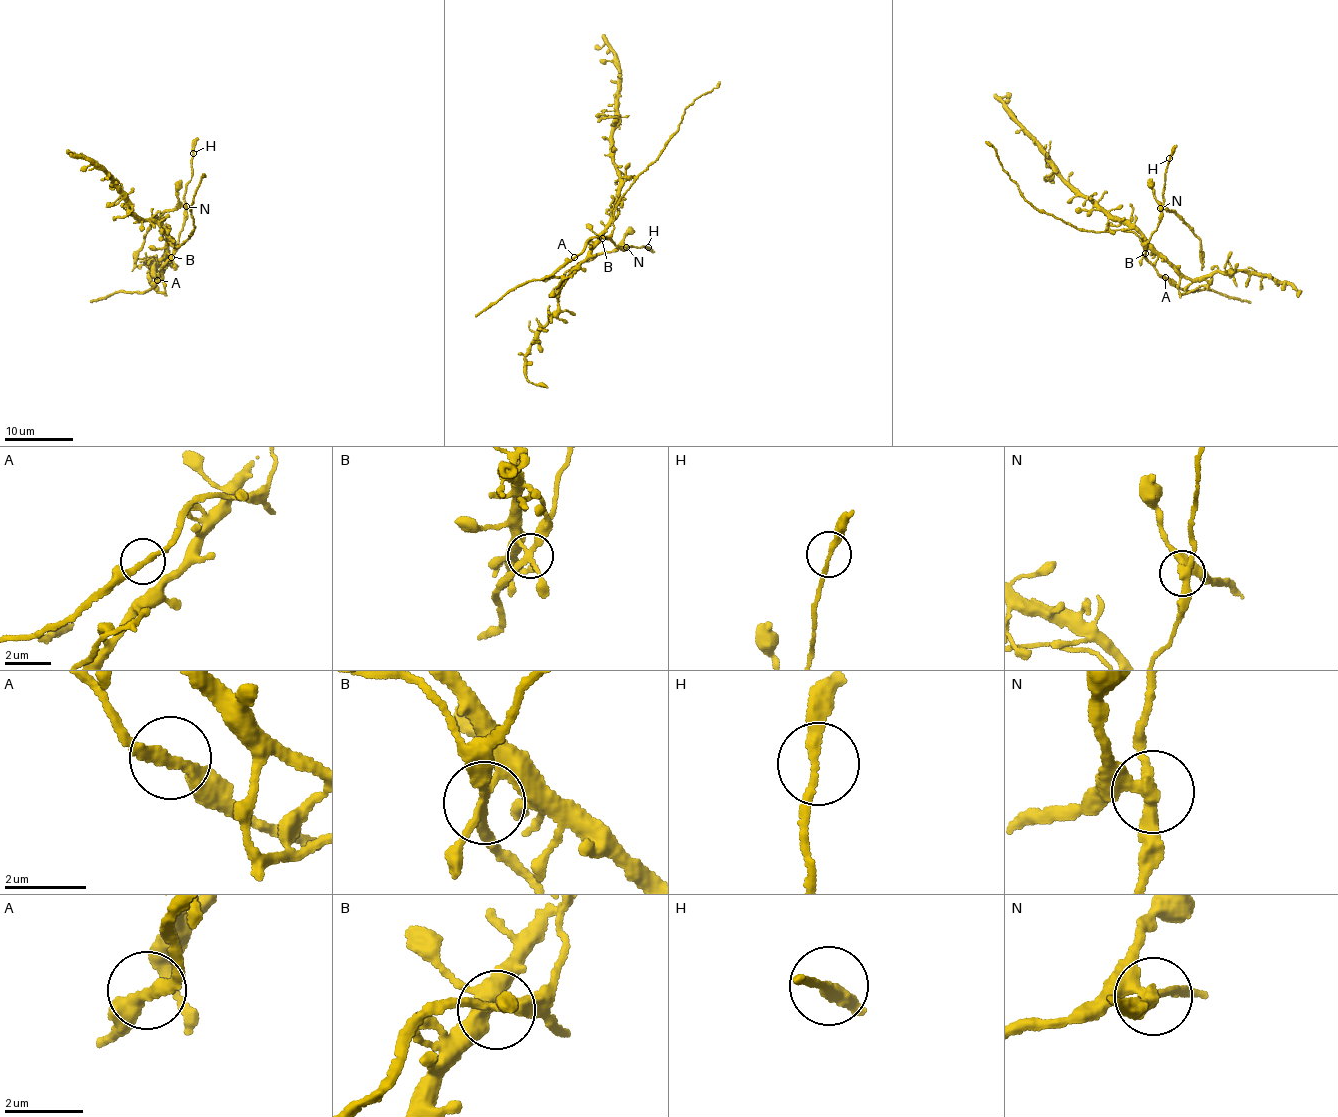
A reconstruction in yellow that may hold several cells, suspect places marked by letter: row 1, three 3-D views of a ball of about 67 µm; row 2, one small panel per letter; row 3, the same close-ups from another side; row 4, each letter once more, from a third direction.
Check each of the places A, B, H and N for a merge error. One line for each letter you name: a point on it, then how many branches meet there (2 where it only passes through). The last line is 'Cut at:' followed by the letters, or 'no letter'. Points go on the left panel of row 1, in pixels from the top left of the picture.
B: (171, 257) | 4
N: (186, 206) | 3
Cut at: B, N

